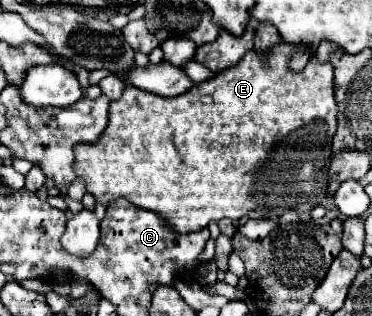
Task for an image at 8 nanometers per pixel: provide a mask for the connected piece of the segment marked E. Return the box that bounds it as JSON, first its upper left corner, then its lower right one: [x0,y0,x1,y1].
[75,42,337,232]

